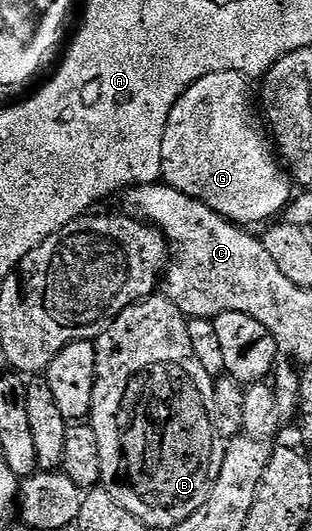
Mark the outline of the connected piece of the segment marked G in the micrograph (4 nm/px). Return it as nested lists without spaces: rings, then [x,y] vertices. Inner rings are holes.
[[[219,74],[216,76],[203,76],[201,80],[197,80],[192,86],[188,86],[186,88],[186,91],[182,93],[181,96],[178,97],[178,101],[174,103],[174,107],[170,110],[170,117],[166,120],[166,132],[162,136],[162,180],[165,181],[165,183],[169,184],[170,187],[175,188],[177,192],[183,192],[185,196],[190,196],[193,198],[193,200],[199,200],[202,204],[207,204],[210,209],[212,209],[214,212],[219,212],[221,216],[225,216],[227,220],[231,222],[237,222],[239,225],[242,226],[250,226],[246,224],[258,224],[261,222],[261,220],[269,221],[271,218],[269,216],[274,216],[283,211],[289,205],[291,199],[292,199],[292,191],[290,192],[290,188],[292,189],[292,180],[291,177],[288,175],[287,169],[283,167],[283,165],[280,163],[277,156],[274,155],[273,151],[268,150],[268,144],[267,141],[264,139],[263,133],[260,131],[260,124],[259,121],[256,119],[256,112],[255,109],[252,107],[252,96],[250,93],[250,96],[248,93],[246,93],[246,88],[248,88],[247,81],[243,80],[240,76],[227,76],[225,74]]]

